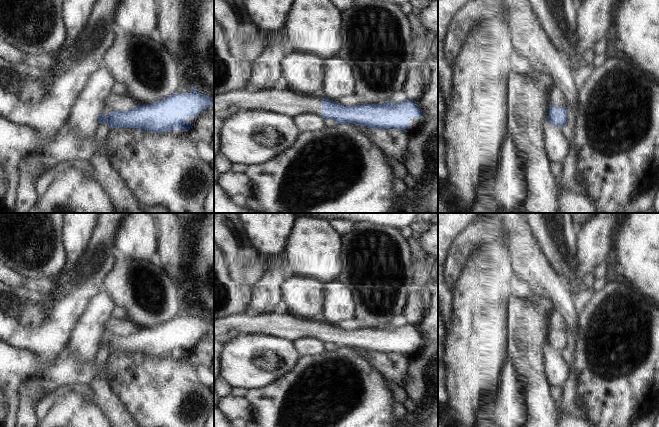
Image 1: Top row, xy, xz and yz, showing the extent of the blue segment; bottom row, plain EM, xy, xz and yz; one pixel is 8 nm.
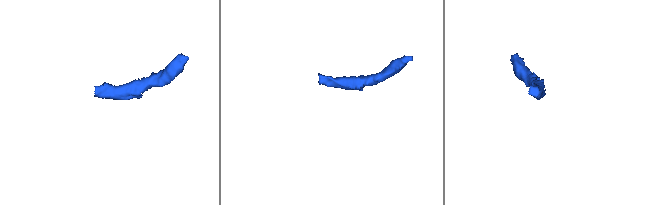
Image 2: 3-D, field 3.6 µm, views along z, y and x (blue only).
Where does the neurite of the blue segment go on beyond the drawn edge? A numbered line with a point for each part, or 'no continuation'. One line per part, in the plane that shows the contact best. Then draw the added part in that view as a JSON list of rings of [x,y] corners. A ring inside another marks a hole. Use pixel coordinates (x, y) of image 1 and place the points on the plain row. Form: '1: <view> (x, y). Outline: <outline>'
1: xz (283, 326). Outline: [[[249,313],[245,314],[233,314],[214,320],[214,340],[225,341],[227,339],[227,333],[230,330],[236,330],[238,334],[262,334],[264,336],[272,336],[294,342],[299,338],[315,338],[322,341],[322,323],[320,320],[304,319],[299,317],[293,317],[288,314],[257,314],[252,315]]]

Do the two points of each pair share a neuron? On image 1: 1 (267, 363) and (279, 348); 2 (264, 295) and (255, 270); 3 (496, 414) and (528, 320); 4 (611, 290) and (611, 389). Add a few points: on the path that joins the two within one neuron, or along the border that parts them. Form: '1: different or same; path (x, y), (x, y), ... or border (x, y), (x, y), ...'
1: same; path (268, 359), (275, 352)
2: different; border (267, 268), (263, 275), (250, 287)
3: different; border (506, 359), (513, 365), (516, 376), (523, 386)
4: same; path (605, 315), (587, 338), (595, 364)

